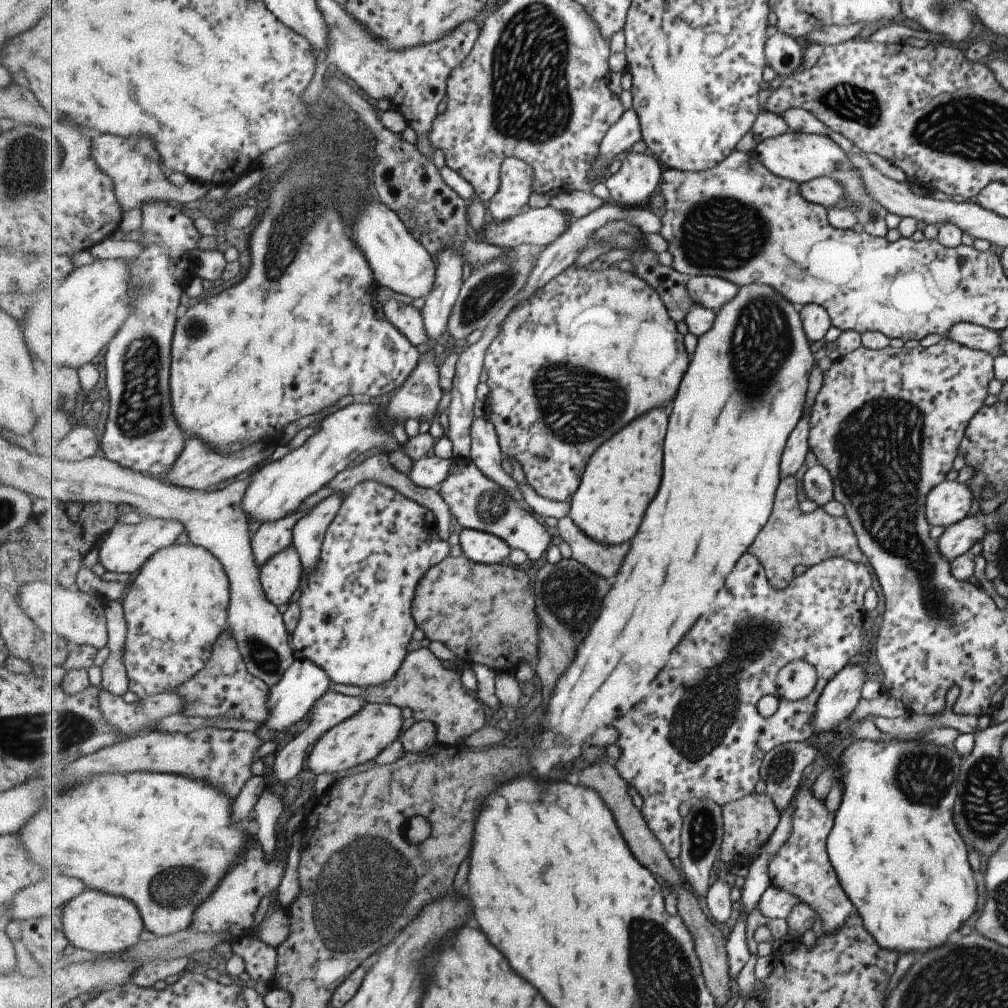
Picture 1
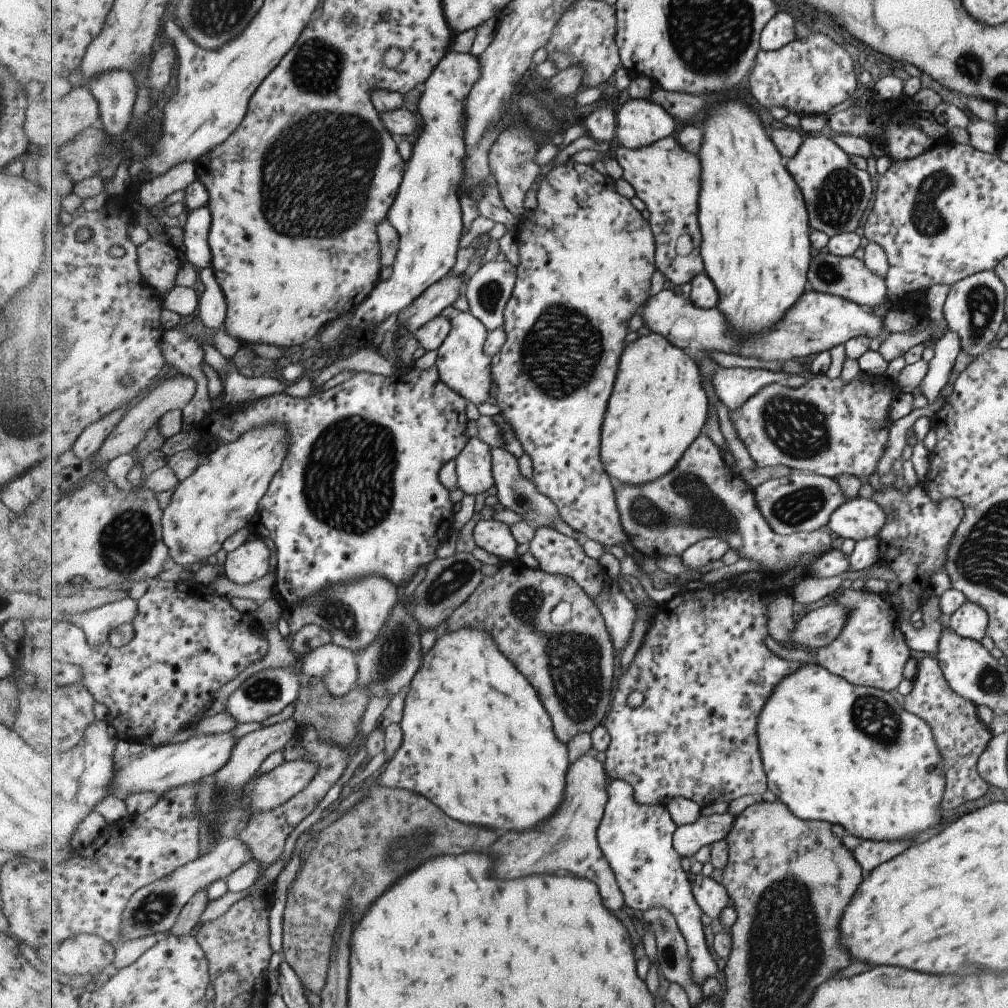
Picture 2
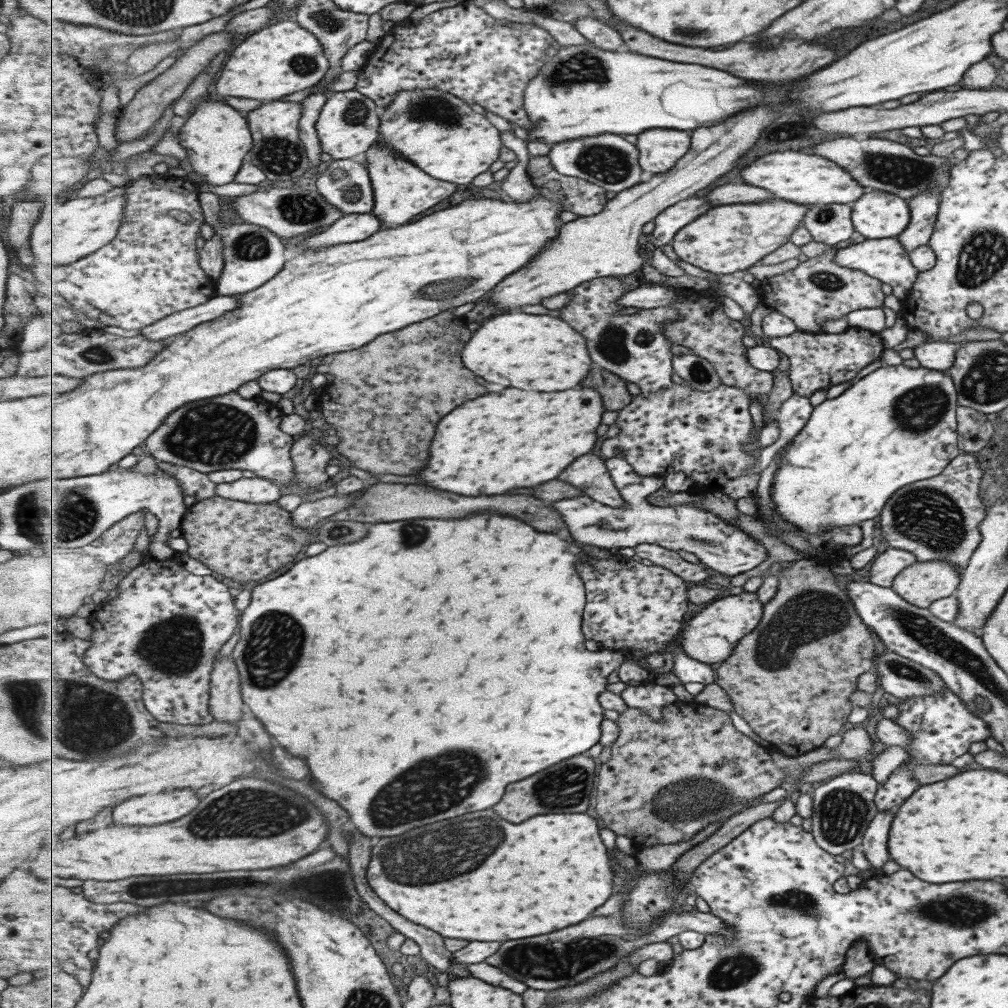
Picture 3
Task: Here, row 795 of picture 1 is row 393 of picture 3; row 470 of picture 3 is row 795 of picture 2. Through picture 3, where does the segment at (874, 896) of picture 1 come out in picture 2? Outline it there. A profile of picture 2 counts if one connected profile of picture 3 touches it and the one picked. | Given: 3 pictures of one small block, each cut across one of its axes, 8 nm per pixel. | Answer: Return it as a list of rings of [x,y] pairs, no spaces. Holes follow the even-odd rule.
[[[804,662],[800,669],[796,670],[796,673],[793,673],[791,677],[785,677],[784,681],[776,686],[776,692],[772,694],[771,700],[764,706],[763,713],[760,714],[757,734],[760,740],[760,750],[763,752],[765,770],[768,774],[769,790],[800,819],[825,821],[830,825],[839,824],[847,834],[853,835],[861,841],[913,838],[935,826],[939,819],[941,822],[940,800],[944,793],[944,775],[942,774],[940,751],[937,750],[932,732],[926,722],[914,714],[905,712],[901,702],[895,702],[893,696],[885,691],[873,687],[853,686],[844,678],[834,675],[817,663]]]

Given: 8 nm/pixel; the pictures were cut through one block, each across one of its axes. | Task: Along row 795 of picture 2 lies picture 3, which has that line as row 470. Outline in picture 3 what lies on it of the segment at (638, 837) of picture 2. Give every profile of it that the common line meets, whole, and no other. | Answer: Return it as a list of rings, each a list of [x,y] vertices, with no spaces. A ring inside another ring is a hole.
[[[623,453],[605,461],[616,487],[627,501],[627,506],[613,508],[587,494],[553,504],[563,514],[571,532],[575,532],[575,541],[613,552],[619,548],[634,549],[645,543],[657,544],[674,551],[685,550],[696,554],[708,568],[730,577],[749,572],[769,558],[767,548],[762,543],[707,508],[697,507],[696,504],[661,507],[647,502],[649,494],[665,486],[665,477],[641,476]]]

